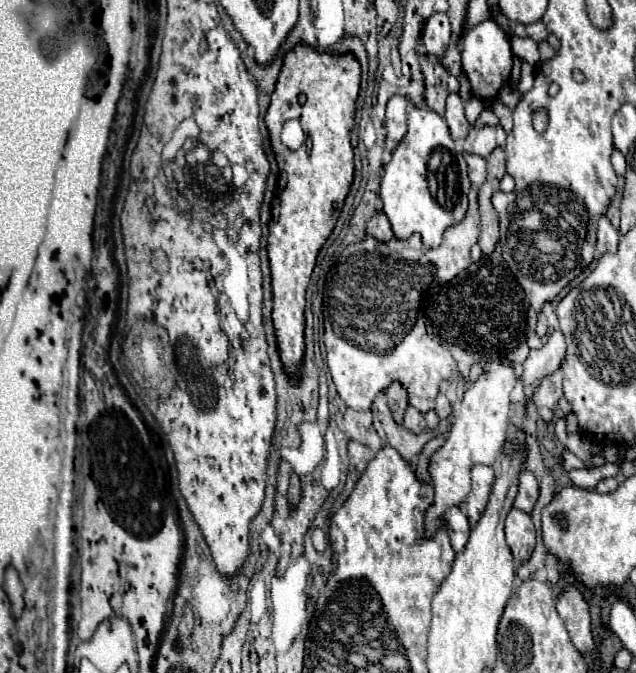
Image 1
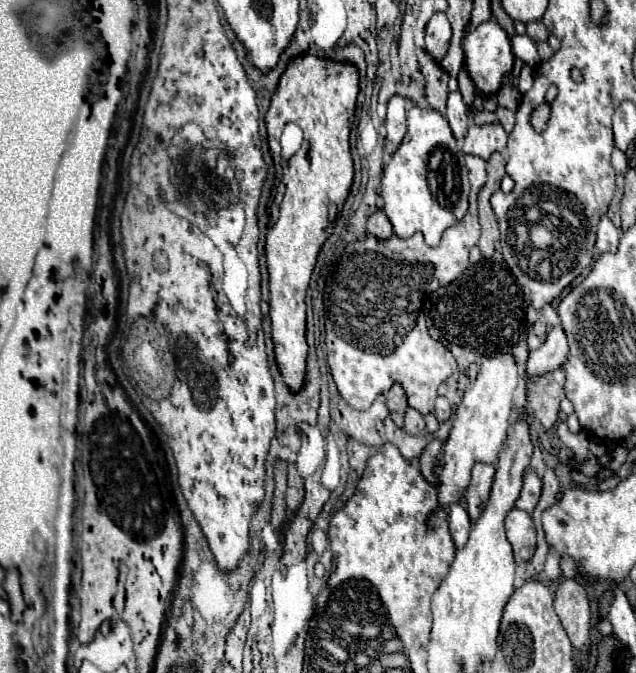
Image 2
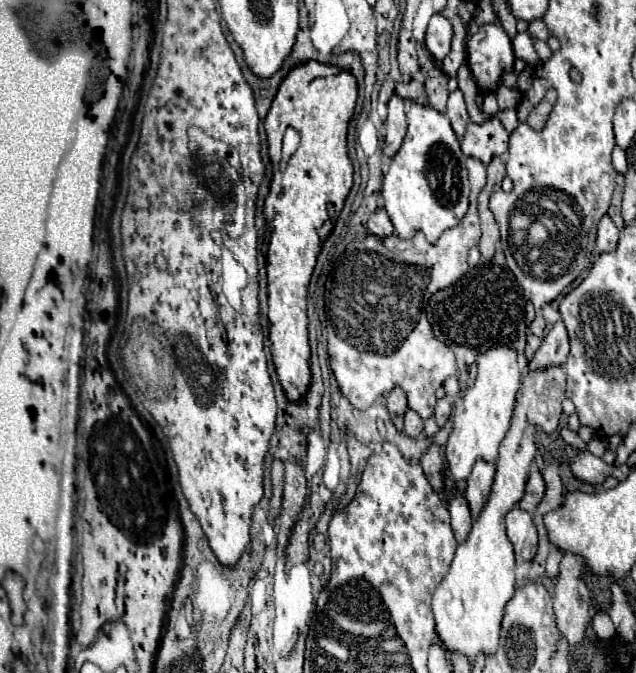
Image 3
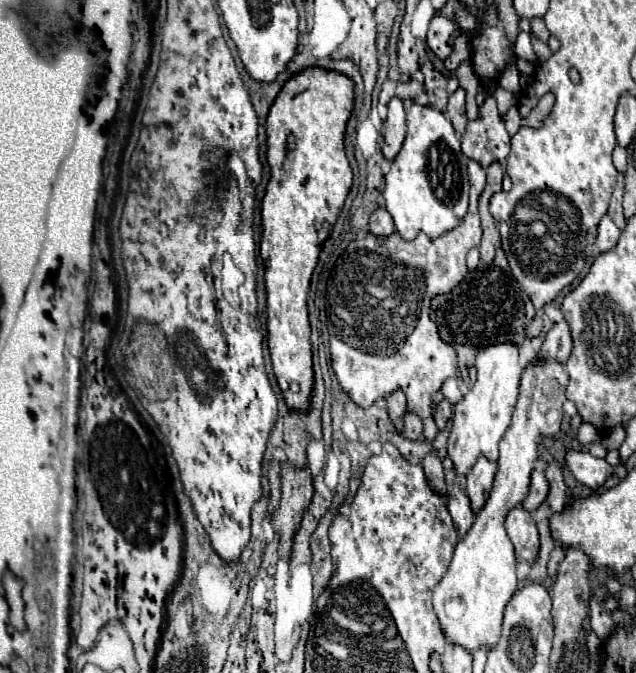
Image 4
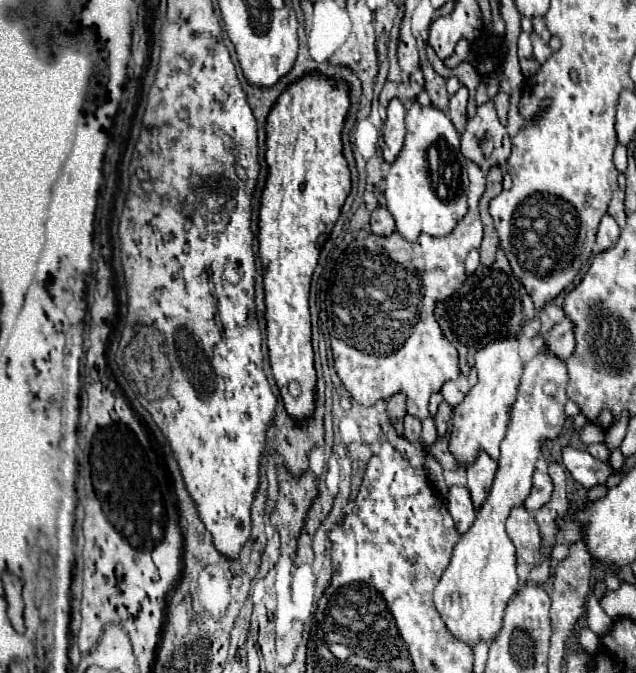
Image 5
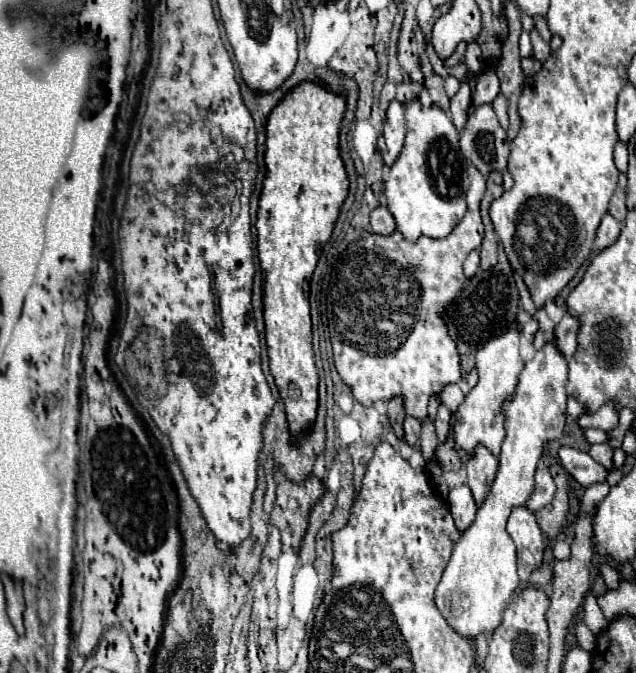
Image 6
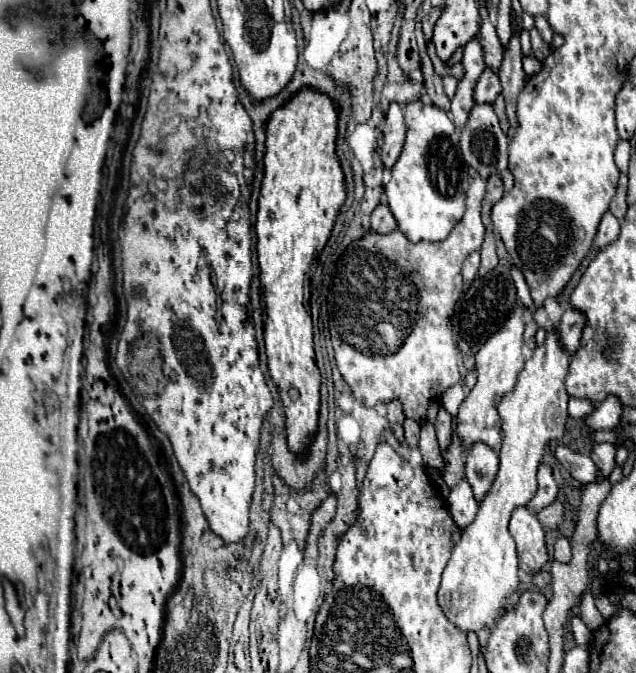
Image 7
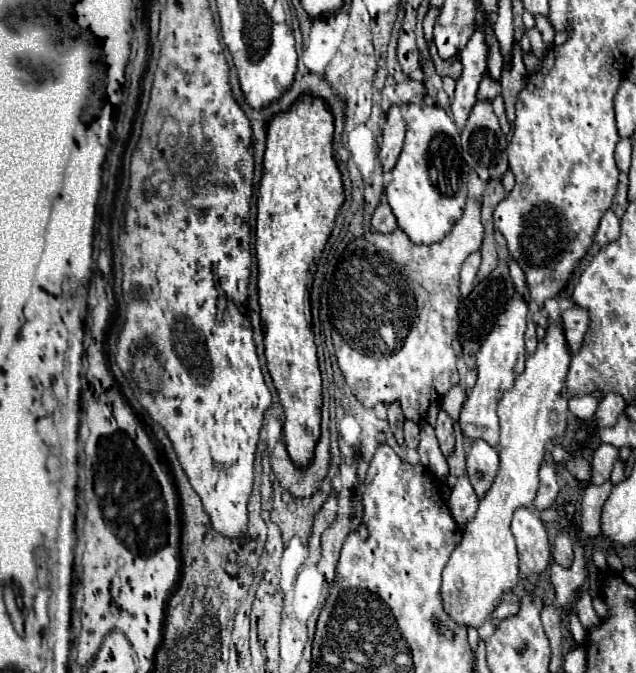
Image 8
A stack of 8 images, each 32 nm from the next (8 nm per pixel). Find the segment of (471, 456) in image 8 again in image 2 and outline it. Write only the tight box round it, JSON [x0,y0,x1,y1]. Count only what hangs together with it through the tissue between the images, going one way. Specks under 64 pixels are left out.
[466,464,494,524]

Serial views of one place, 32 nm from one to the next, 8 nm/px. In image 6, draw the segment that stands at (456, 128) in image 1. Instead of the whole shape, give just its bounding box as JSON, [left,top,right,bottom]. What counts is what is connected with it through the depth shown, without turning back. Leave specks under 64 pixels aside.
[450,84,470,130]

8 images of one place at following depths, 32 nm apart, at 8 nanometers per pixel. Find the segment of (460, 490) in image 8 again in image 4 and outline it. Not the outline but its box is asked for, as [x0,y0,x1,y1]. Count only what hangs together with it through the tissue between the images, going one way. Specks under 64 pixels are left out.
[448,486,474,538]

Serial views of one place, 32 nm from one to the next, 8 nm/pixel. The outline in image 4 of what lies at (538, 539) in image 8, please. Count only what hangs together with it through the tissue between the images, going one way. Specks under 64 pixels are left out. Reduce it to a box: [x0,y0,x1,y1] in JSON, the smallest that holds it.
[506,506,538,562]

